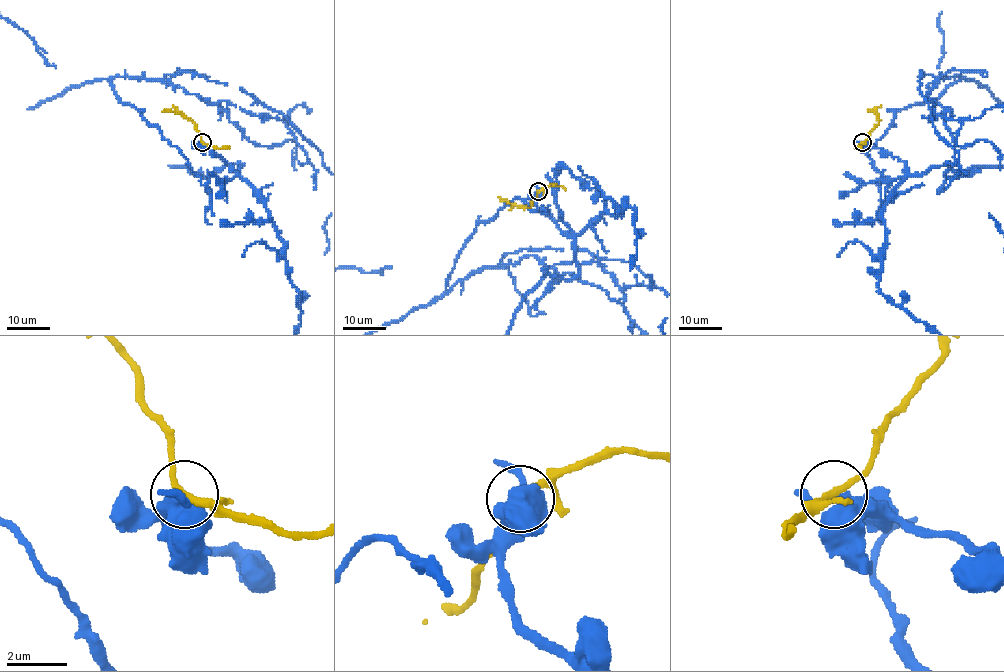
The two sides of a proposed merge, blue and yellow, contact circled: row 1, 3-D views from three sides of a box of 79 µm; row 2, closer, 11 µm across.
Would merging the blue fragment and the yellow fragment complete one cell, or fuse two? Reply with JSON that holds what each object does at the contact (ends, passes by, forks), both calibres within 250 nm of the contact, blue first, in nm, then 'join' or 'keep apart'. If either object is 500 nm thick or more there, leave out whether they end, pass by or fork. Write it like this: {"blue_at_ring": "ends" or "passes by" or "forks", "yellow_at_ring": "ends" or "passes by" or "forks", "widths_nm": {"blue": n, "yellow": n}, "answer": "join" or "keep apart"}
{"widths_nm": {"blue": 500, "yellow": 220}, "answer": "join"}

